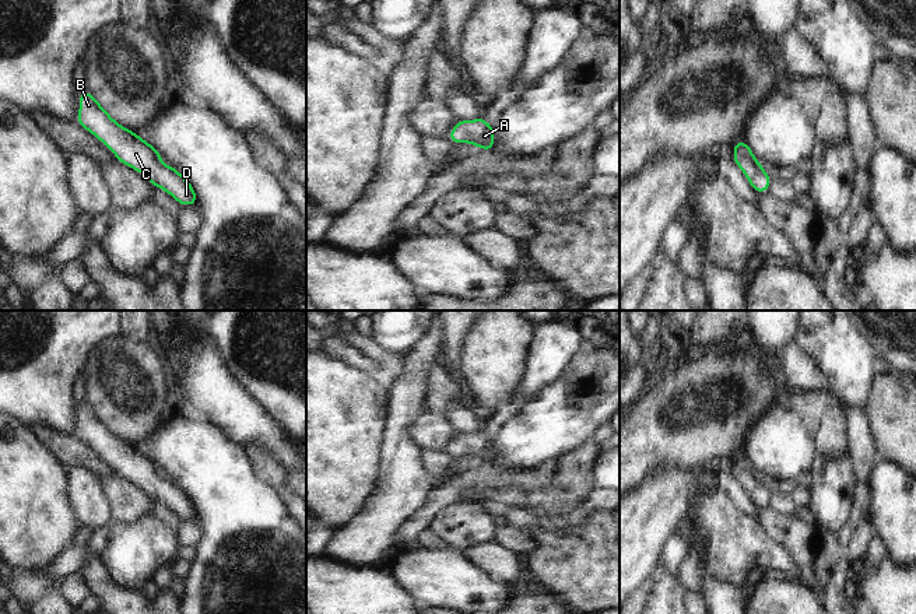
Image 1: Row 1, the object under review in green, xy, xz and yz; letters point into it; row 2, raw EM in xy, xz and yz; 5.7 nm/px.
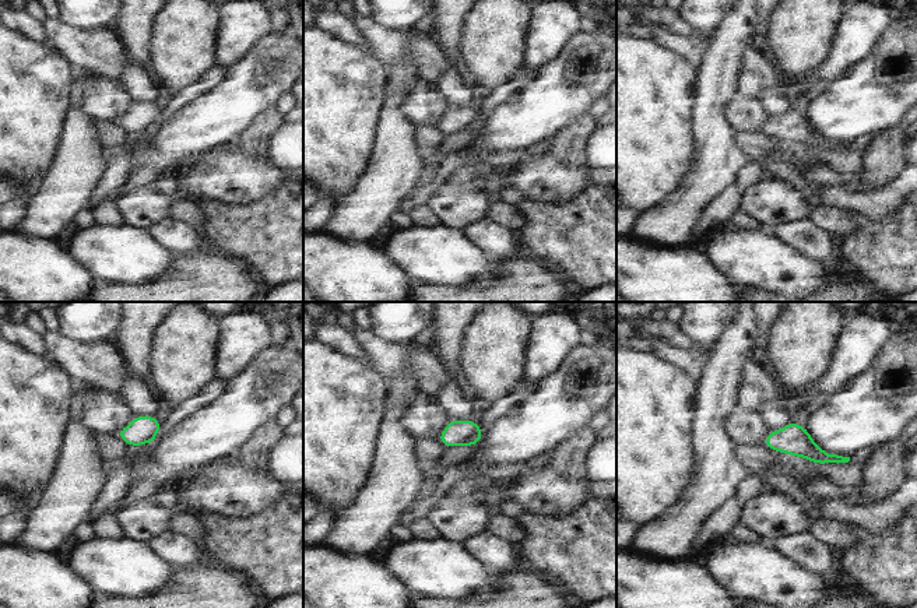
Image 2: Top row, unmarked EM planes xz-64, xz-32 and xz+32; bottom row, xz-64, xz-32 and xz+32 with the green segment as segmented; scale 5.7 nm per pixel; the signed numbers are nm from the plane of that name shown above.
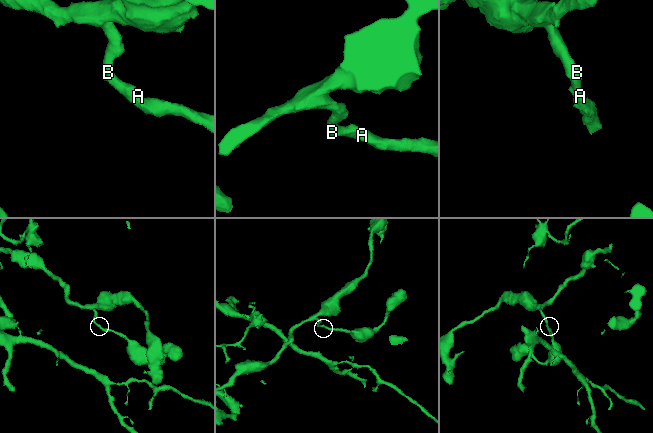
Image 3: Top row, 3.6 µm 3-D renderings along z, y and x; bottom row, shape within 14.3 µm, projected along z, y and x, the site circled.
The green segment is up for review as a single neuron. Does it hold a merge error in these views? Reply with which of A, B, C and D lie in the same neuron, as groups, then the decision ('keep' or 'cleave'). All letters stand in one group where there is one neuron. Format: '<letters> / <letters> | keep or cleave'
A B C D | keep

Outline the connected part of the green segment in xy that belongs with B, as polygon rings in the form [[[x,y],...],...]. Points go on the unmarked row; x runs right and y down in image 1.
[[[88,403],[78,407],[78,411],[76,436],[103,456],[119,476],[140,485],[152,499],[171,508],[182,520],[197,517],[197,508],[190,495],[172,478],[162,477],[162,467],[154,459],[113,434]]]

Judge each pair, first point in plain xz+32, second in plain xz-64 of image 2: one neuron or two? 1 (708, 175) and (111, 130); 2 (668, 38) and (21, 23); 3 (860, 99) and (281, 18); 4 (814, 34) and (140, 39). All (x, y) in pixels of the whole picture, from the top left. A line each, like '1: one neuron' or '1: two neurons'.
1: two neurons
2: one neuron
3: two neurons
4: two neurons

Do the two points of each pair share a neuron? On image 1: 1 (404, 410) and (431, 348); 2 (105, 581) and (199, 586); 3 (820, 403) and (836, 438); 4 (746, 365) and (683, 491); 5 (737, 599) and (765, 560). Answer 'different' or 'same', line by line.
1: same
2: different
3: same
4: different
5: different

